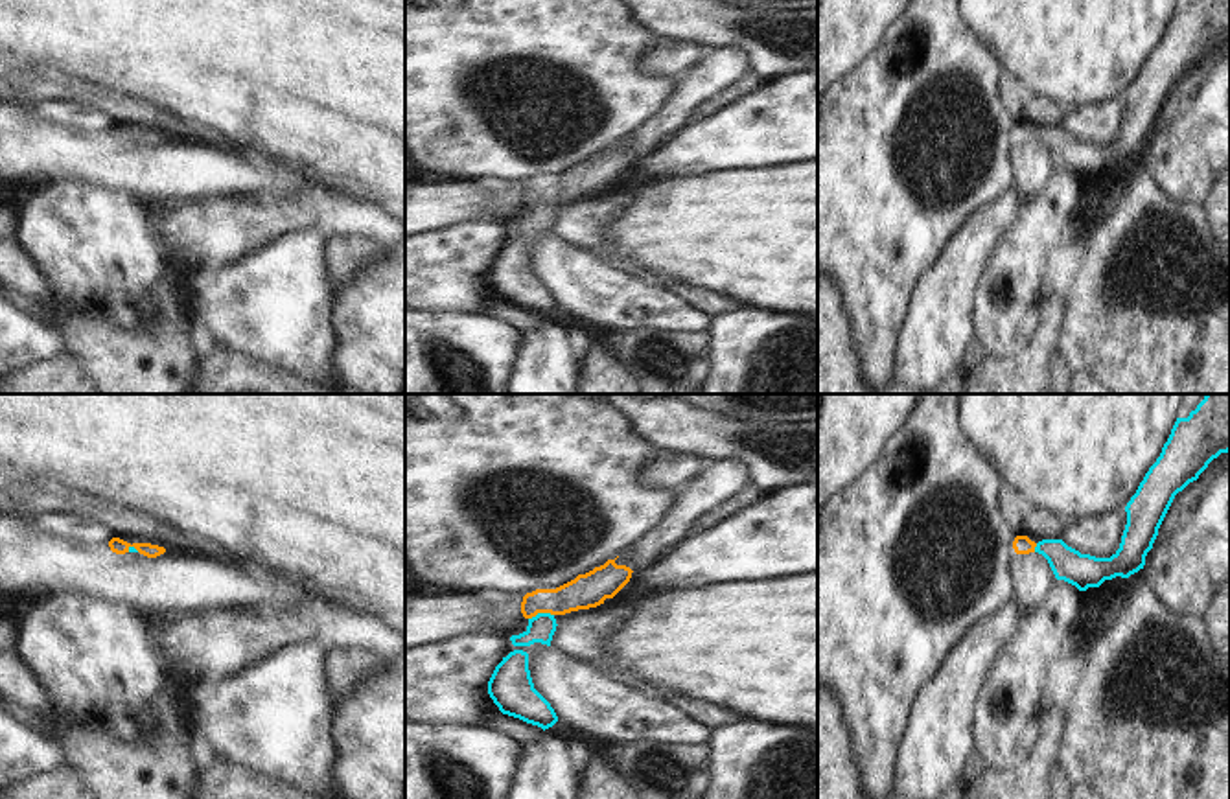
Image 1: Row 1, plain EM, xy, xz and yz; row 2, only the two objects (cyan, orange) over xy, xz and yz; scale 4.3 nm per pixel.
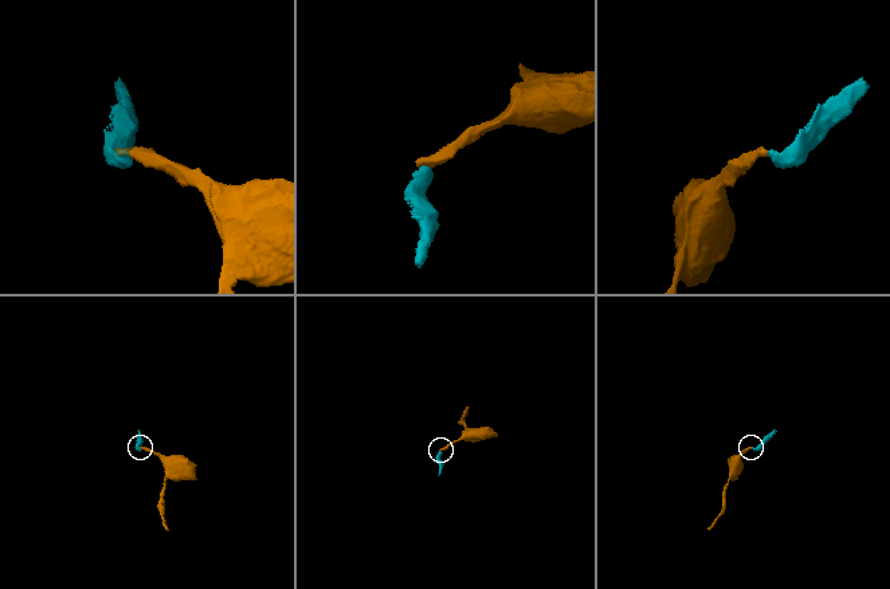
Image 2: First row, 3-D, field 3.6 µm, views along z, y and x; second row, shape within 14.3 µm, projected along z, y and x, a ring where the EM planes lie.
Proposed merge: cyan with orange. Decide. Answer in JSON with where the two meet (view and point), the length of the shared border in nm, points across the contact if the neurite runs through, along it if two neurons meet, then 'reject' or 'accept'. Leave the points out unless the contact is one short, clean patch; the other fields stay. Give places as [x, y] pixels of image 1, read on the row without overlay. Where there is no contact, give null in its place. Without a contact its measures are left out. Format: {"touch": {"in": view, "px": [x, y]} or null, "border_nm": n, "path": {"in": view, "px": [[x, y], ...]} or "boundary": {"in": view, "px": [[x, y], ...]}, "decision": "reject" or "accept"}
{"touch": {"in": "xz", "px": [540, 201]}, "border_nm": 110, "path": {"in": "xz", "px": [[540, 216], [540, 201], [551, 190], [590, 177]]}, "decision": "accept"}

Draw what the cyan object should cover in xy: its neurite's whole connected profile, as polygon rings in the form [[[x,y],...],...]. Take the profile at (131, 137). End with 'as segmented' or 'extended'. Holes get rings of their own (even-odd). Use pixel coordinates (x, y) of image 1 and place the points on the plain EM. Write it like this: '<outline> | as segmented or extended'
[[[112,125],[109,129],[109,134],[116,142],[140,140],[140,142],[144,142],[147,145],[157,145],[157,144],[166,140],[166,136],[158,134],[158,133],[151,133],[151,131],[133,131],[131,133],[131,131],[127,131],[127,129],[120,127],[120,125]]] | extended

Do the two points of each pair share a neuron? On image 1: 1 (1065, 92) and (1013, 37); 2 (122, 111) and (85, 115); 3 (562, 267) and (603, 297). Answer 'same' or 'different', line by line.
1: same
2: different
3: same

